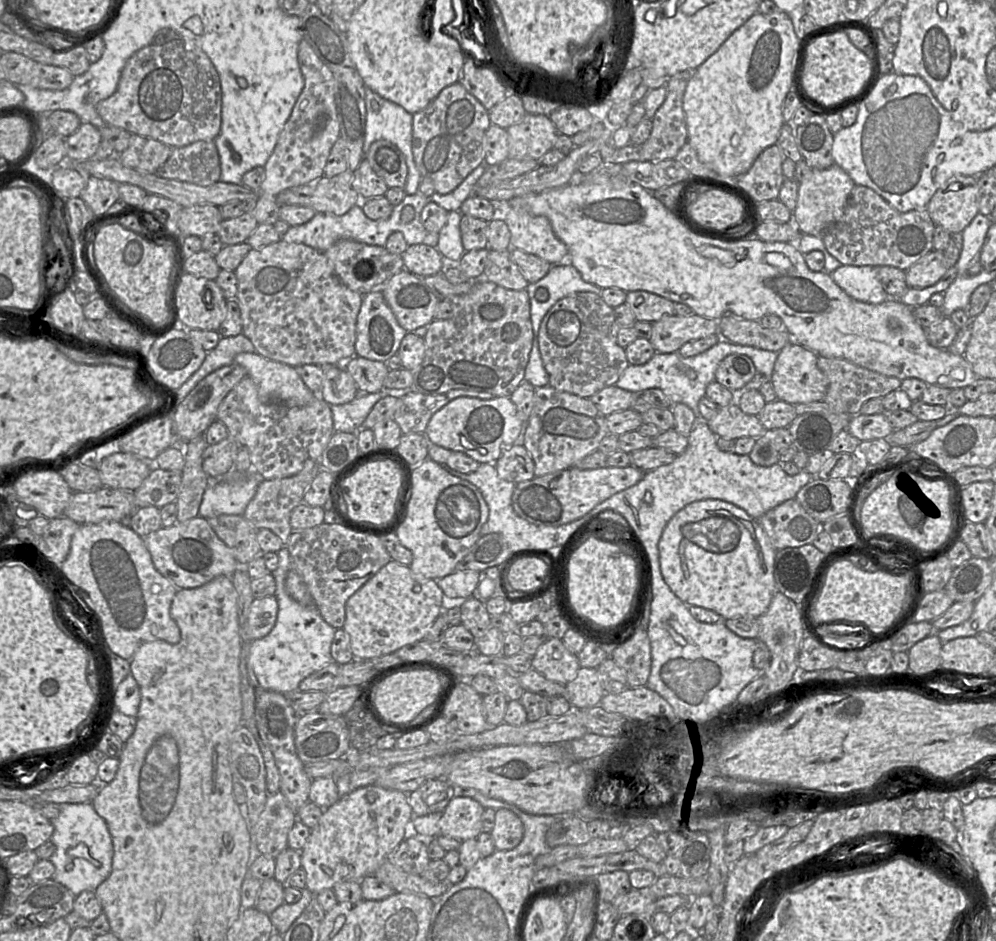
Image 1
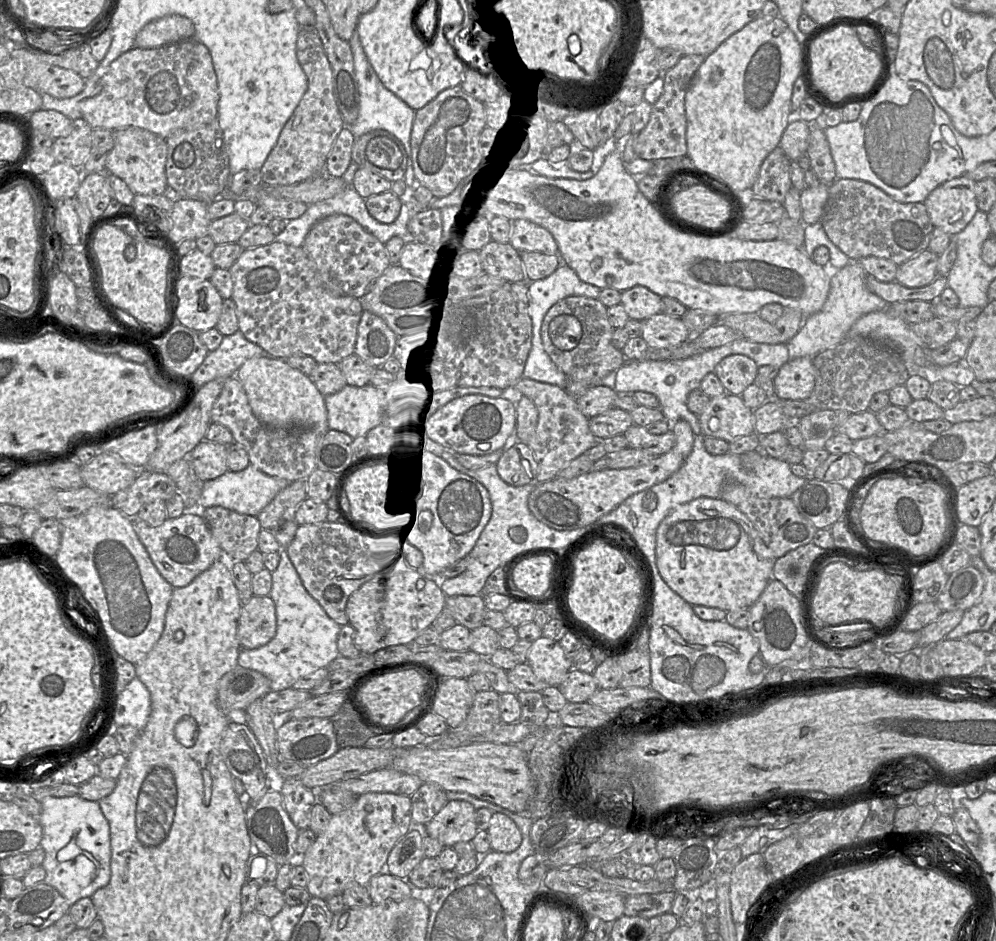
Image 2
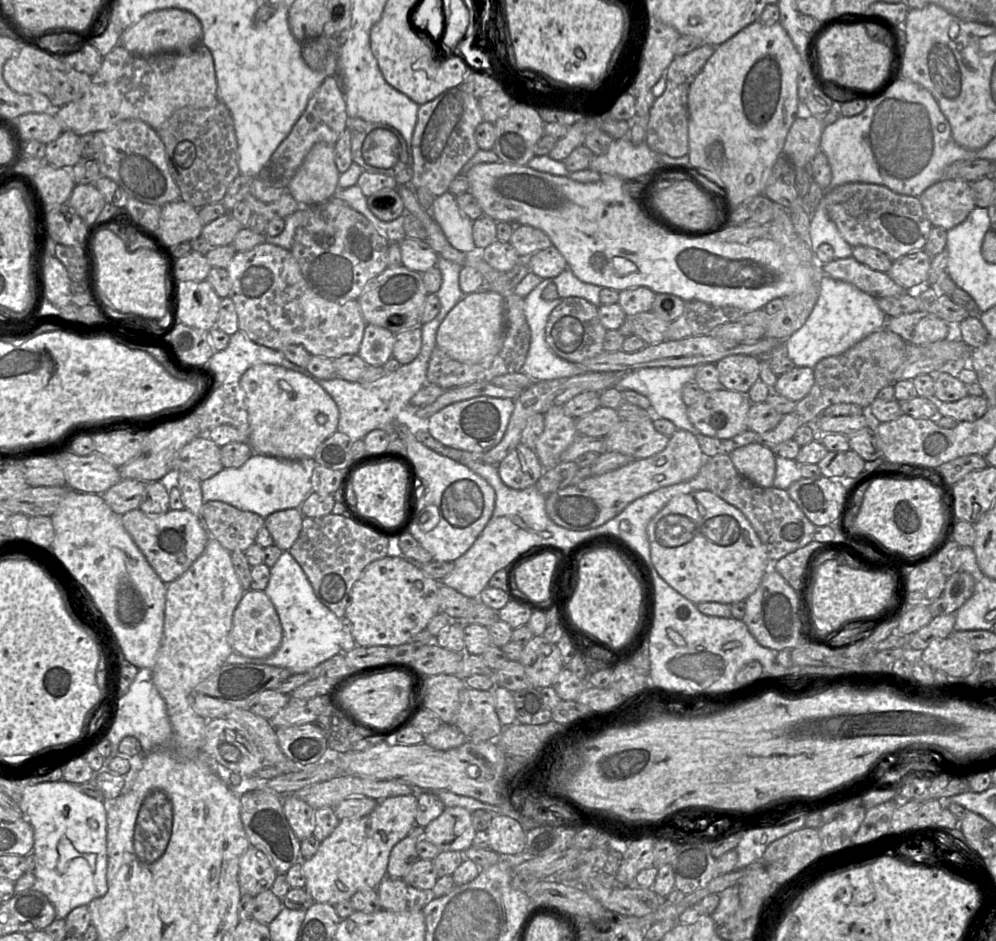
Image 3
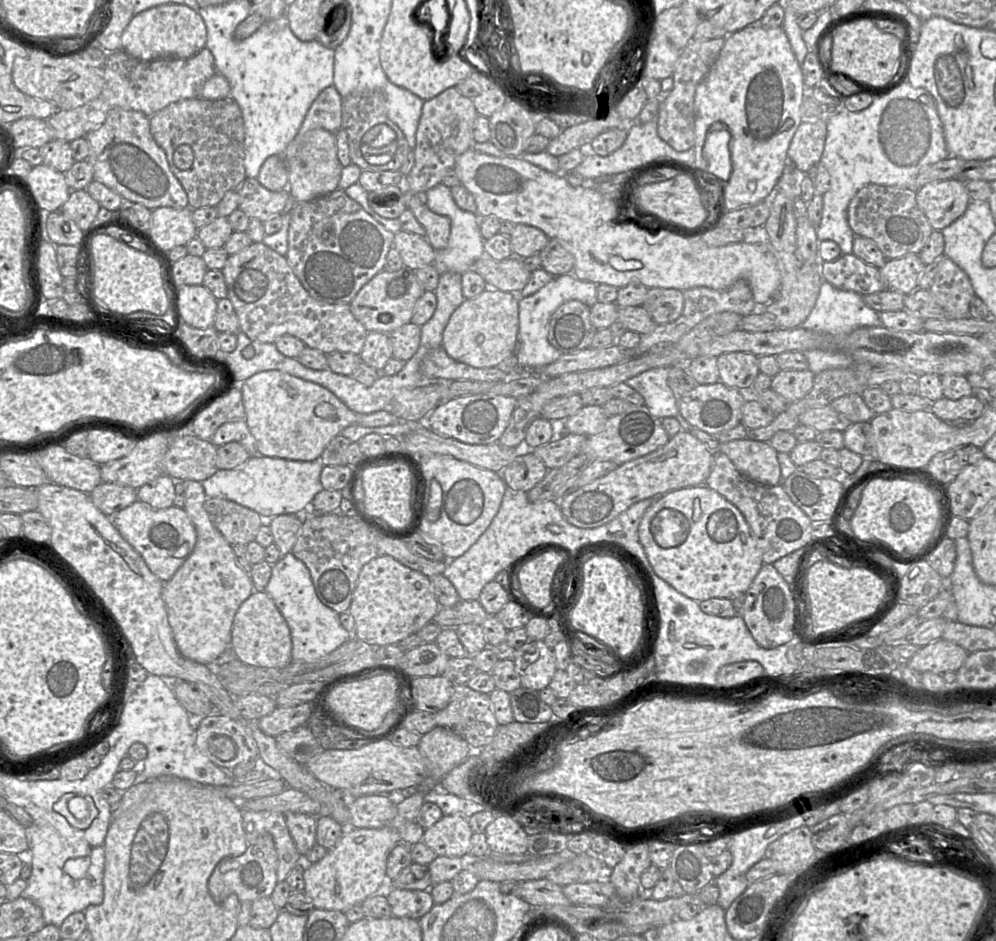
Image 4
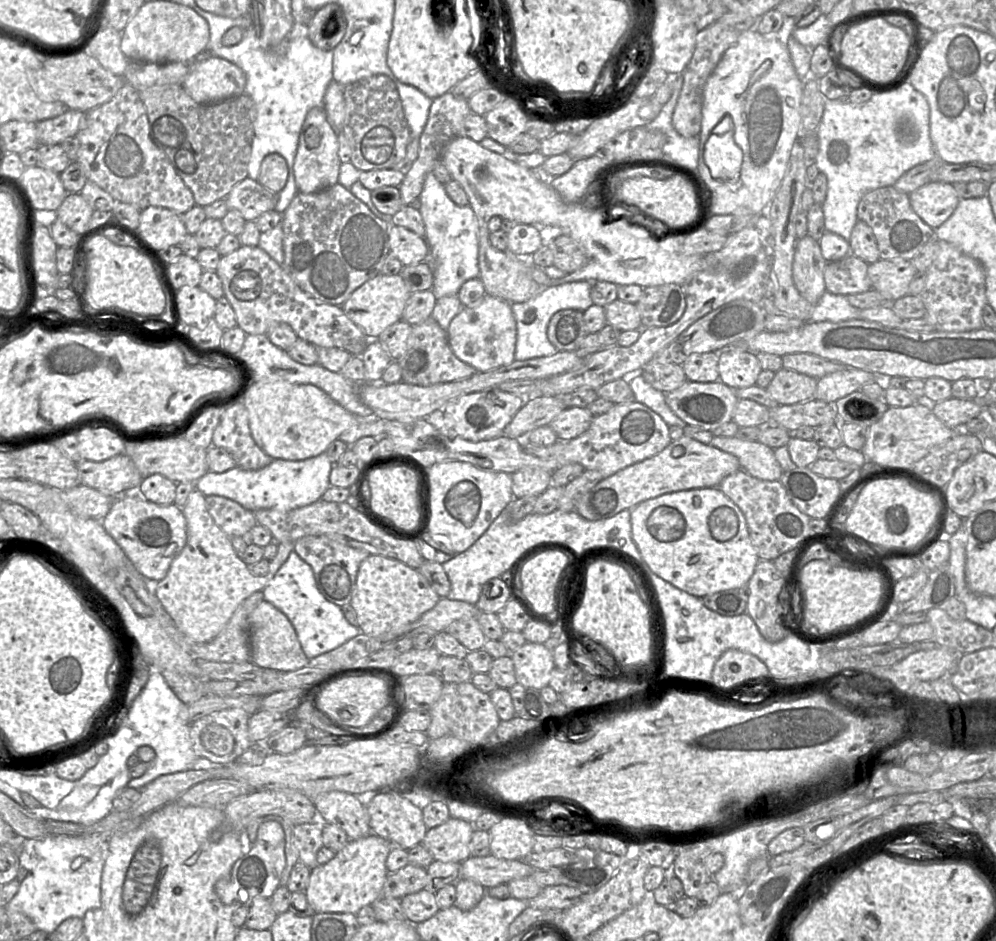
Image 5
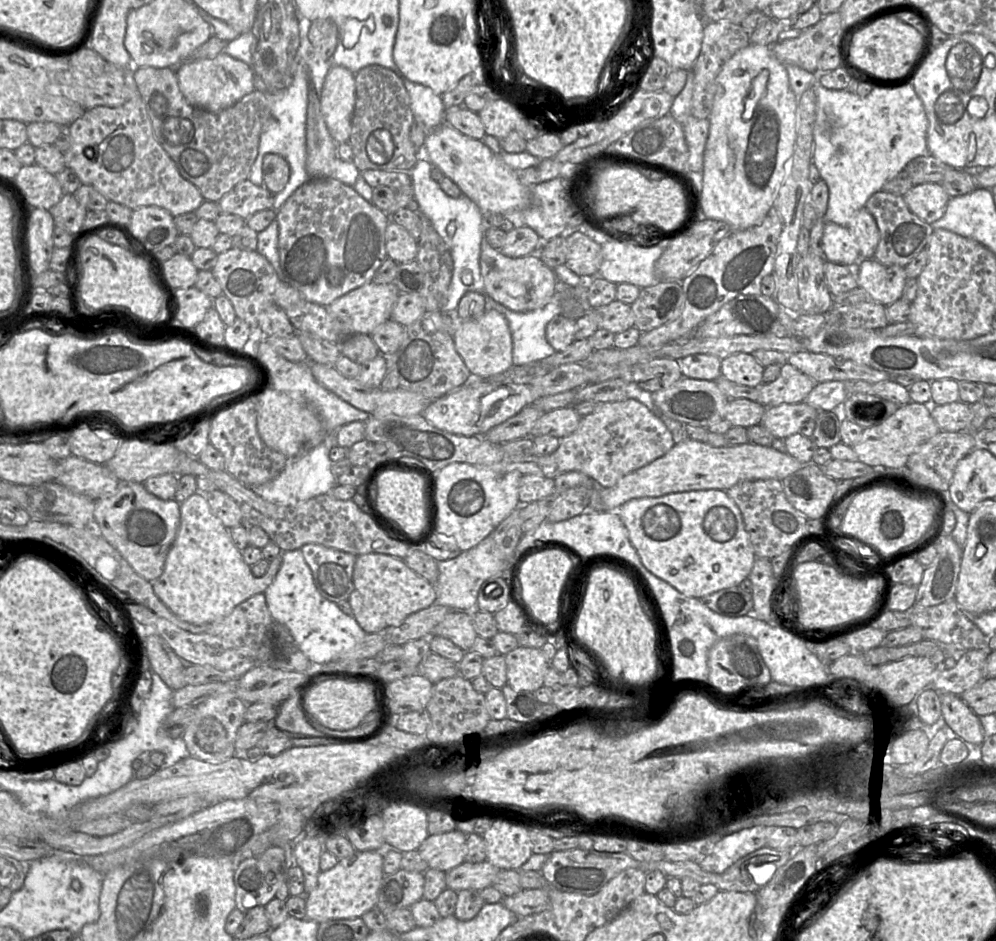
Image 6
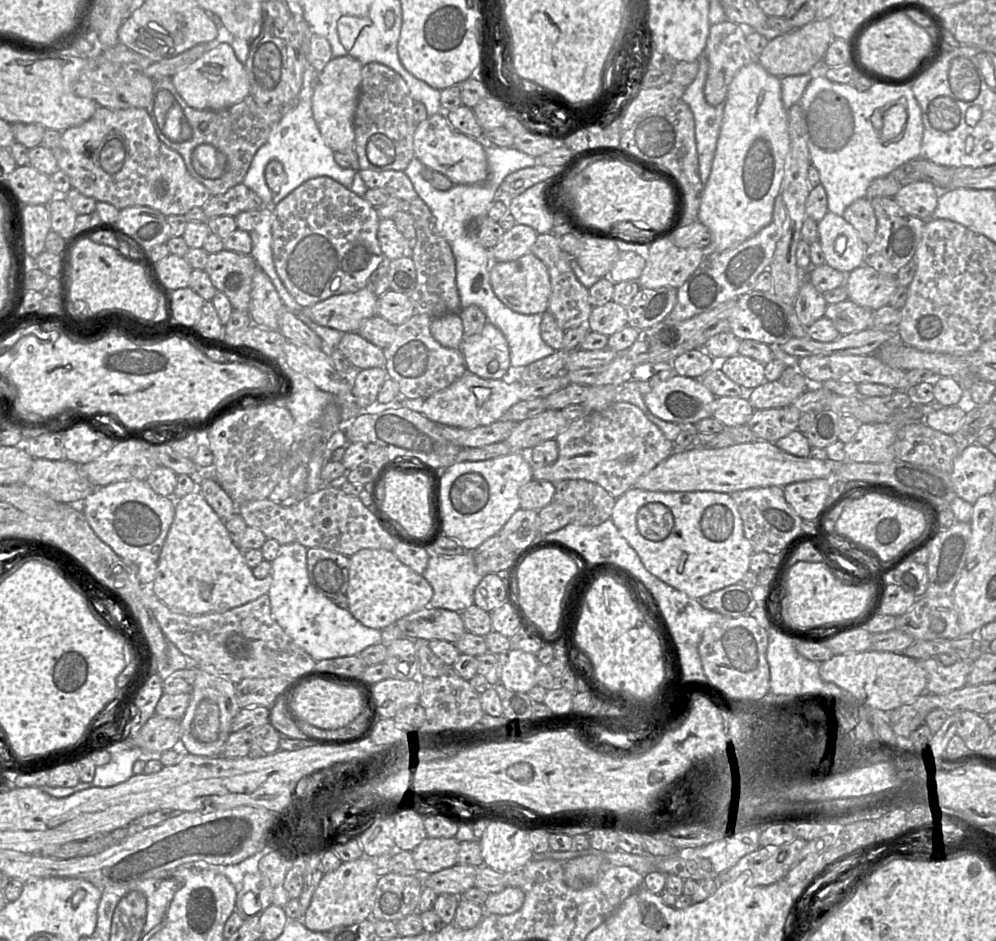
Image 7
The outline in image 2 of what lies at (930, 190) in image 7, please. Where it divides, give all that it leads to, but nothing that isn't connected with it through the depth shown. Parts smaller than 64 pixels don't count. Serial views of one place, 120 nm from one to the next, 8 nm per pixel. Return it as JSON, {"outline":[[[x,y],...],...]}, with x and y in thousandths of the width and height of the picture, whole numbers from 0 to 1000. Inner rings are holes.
{"outline":[[[970,187],[953,191],[938,201],[928,214],[938,242],[959,251],[982,225],[980,193]]]}

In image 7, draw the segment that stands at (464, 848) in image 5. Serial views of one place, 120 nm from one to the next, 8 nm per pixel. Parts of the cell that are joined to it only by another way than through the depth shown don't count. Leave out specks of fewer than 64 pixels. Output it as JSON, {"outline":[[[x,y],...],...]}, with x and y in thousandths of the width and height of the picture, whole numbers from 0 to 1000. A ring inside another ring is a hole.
{"outline":[[[428,889],[413,906],[422,930],[431,930],[459,918],[462,895],[455,891]]]}

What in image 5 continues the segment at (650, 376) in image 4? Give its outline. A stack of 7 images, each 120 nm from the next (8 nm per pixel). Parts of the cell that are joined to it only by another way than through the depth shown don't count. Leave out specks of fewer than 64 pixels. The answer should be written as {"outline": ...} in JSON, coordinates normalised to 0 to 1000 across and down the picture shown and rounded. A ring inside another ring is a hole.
{"outline":[[[643,396],[632,401],[632,408],[640,427],[643,427],[662,440],[671,453],[688,454],[690,451],[670,430],[669,418],[650,407]]]}

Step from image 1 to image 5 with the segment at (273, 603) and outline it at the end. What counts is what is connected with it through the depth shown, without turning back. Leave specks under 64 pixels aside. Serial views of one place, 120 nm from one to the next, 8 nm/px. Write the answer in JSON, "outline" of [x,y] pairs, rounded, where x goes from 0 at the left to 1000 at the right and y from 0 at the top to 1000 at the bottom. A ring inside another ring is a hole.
{"outline":[[[264,638],[250,654],[252,702],[263,710],[295,713],[307,709],[310,701],[303,691],[297,671],[288,655]]]}

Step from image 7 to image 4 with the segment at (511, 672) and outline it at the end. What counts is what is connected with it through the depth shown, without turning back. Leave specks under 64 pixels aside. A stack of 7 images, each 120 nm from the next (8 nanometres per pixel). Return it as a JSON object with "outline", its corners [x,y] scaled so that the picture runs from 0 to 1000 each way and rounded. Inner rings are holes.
{"outline":[[[545,680],[530,681],[518,690],[515,704],[523,729],[538,734],[550,730],[559,712],[556,692]]]}

